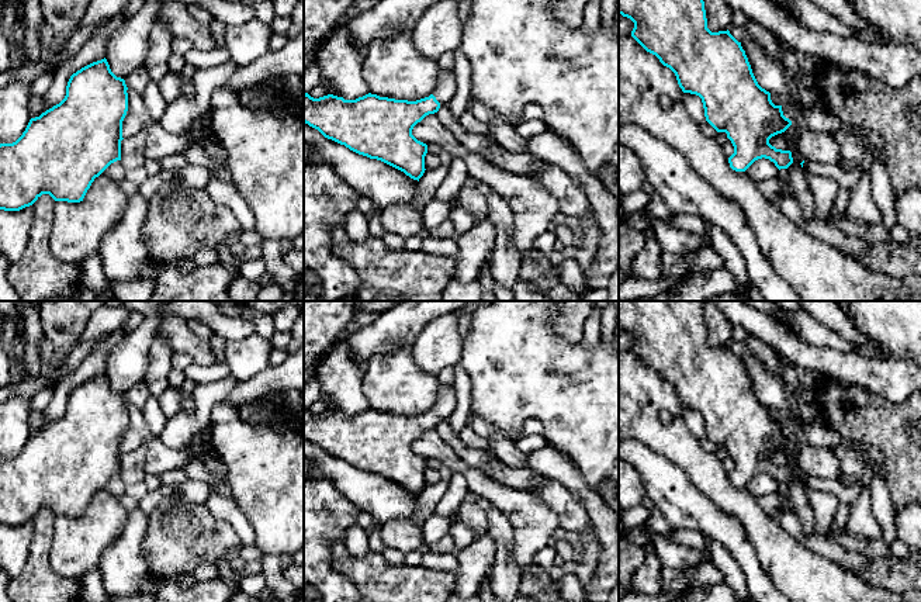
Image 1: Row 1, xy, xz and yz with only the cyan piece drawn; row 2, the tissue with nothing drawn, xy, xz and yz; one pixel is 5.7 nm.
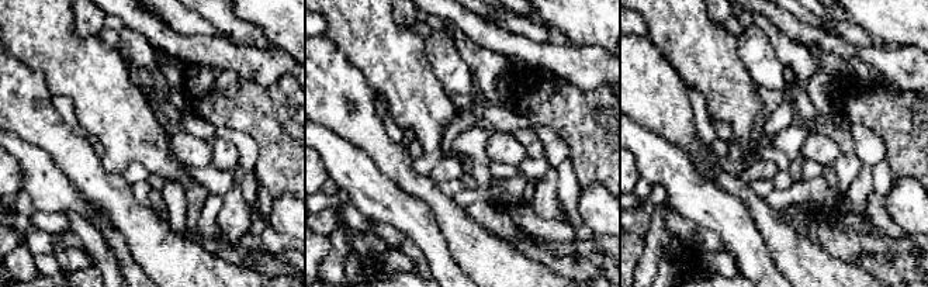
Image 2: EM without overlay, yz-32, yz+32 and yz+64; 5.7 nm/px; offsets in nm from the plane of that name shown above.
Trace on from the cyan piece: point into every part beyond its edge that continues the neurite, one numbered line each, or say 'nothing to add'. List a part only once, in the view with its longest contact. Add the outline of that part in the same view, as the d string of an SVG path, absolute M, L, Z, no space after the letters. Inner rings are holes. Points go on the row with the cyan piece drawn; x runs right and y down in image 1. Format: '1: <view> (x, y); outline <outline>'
1: xz (445, 90); outline M440 69L437 86L433 96L440 104L449 103L456 93L456 79L453 70Z

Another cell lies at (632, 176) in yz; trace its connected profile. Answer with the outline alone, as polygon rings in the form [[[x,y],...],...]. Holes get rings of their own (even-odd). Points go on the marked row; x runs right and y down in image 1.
[[[619,143],[619,191],[641,190],[647,181],[640,158],[626,145]]]

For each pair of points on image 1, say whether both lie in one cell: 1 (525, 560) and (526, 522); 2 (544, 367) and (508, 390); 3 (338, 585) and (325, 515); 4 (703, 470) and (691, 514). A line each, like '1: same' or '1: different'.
1: same
2: same
3: same
4: different

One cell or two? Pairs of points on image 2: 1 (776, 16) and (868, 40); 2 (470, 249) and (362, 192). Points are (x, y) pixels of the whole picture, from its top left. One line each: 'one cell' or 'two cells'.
1: two cells
2: two cells

